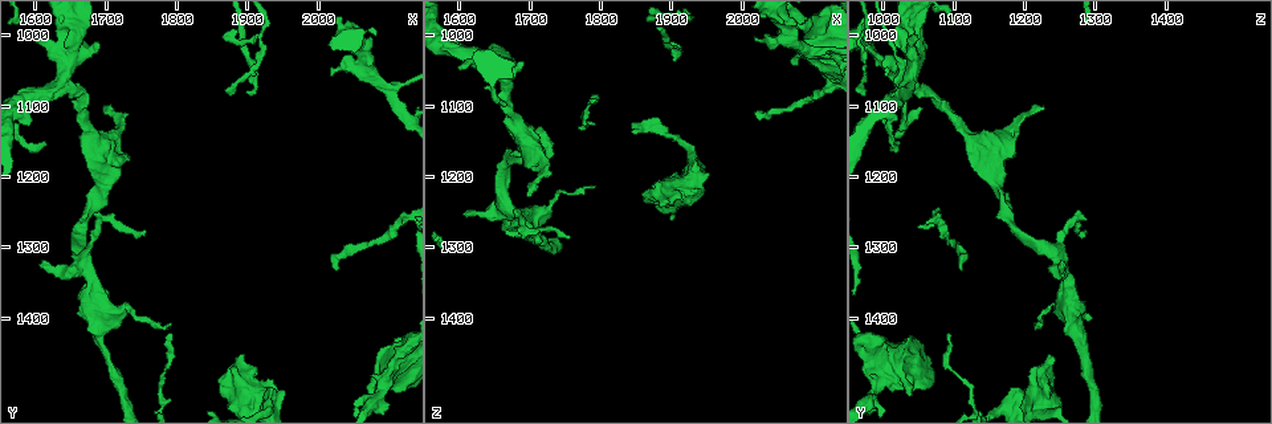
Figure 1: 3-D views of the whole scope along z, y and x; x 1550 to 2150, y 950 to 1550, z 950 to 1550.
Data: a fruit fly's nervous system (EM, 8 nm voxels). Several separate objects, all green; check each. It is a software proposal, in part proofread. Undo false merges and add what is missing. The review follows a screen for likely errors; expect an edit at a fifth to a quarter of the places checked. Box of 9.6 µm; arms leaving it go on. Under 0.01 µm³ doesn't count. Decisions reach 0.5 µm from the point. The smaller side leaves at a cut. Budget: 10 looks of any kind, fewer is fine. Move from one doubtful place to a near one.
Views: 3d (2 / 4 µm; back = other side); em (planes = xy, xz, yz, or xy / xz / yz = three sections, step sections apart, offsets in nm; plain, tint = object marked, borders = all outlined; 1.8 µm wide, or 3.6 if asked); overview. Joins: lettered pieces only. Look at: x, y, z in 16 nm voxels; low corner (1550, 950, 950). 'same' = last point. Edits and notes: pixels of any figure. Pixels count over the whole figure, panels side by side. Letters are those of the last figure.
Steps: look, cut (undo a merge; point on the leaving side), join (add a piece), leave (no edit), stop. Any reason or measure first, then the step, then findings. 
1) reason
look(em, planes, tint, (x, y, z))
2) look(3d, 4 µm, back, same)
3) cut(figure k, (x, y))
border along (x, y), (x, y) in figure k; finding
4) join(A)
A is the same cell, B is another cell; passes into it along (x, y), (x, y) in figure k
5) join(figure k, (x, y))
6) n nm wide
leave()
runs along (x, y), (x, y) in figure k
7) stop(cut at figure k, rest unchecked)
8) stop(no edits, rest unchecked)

stops while still wide
look(em, planes, borders, (1860, 1490, 1225))

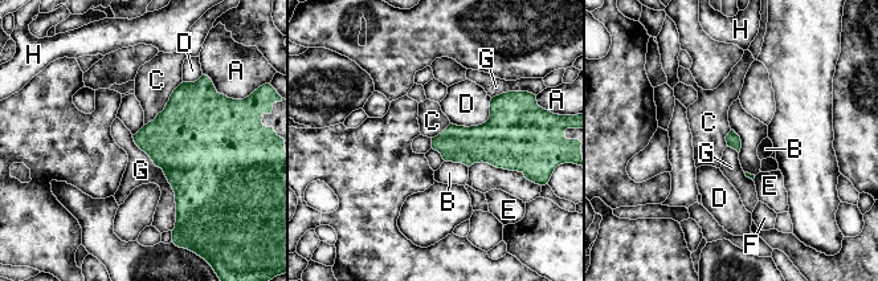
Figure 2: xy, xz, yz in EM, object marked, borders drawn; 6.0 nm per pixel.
leave()
A, B, C, D, E, F, G and H are other cells; border along (131, 135), (174, 192), (175, 227) in figure 2; no lettered piece goes on from it

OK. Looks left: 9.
branch stops here
look(3d, 4 µm, back, (2075, 1510, 1040))

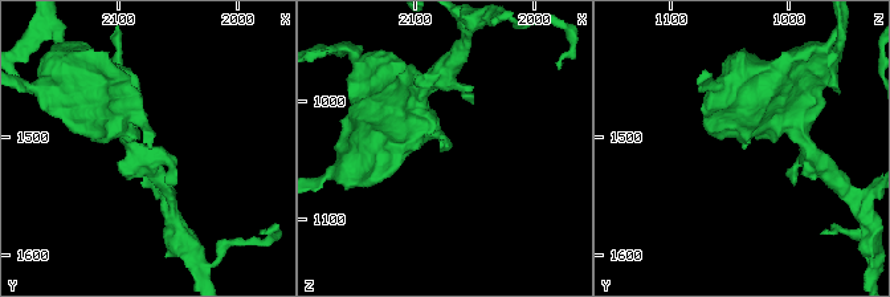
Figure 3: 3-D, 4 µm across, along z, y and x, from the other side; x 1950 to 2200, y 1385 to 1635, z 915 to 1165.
look(em, 3.6 µm, planes, plain, (2074, 1512, 1038))

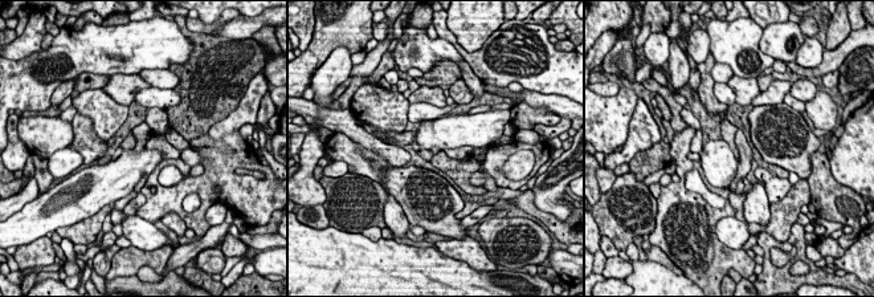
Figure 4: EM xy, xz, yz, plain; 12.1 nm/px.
what lies round it
look(em, 3.6 µm, planes, borders, same)

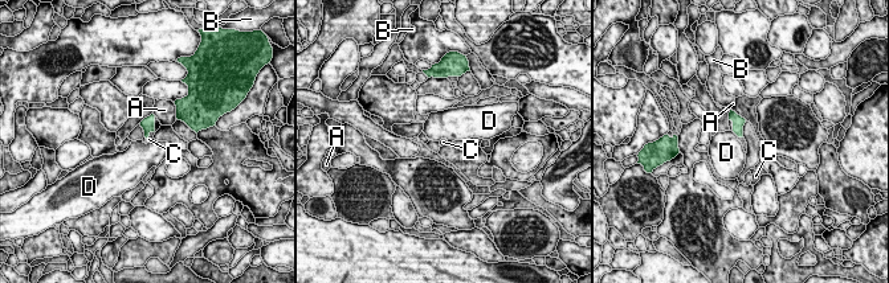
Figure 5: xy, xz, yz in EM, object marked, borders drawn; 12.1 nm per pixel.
join(C)
C is the same cell, A, B and D are other cells; the cell continues

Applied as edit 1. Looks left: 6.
thin end
look(em, 3.6 µm, xy, step 4, tint, (1695, 1105, 1225))

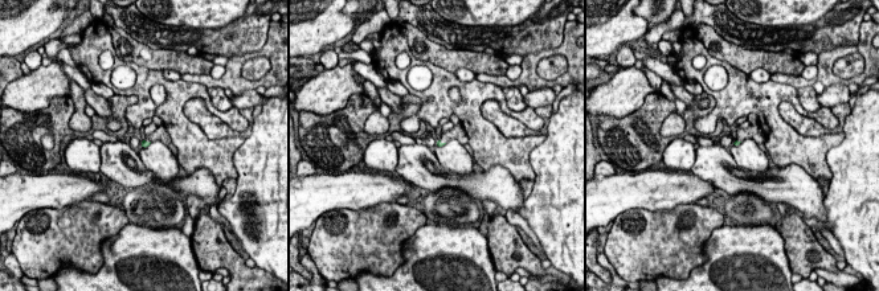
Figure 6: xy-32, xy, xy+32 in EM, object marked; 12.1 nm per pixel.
look(em, 3.6 µm, planes, tint, same)

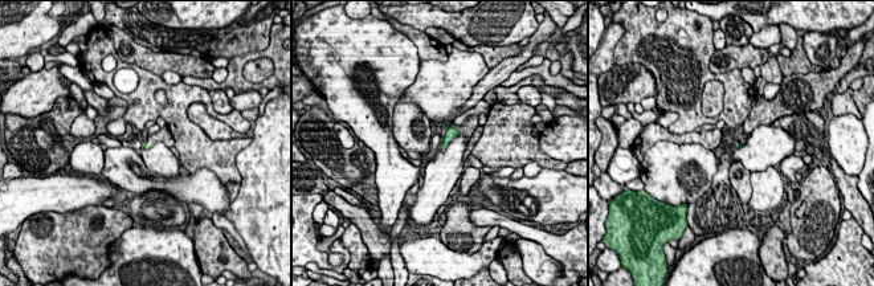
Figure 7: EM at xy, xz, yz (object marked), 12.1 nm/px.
what lies round it
look(em, 3.6 µm, planes, borders, same)

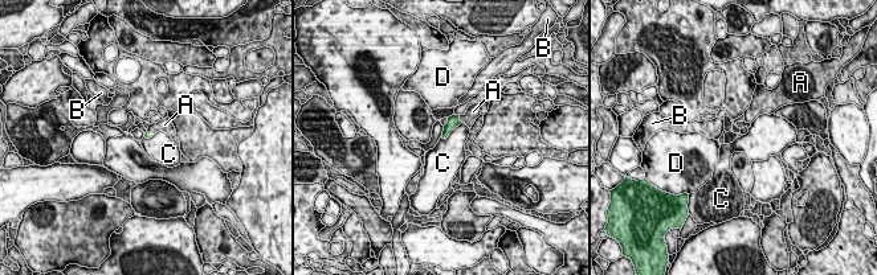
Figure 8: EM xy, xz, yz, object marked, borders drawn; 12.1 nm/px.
C touches over 320 nm
join(A)
A is the same cell, B, C and D are other cells; it goes on there

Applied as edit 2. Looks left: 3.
free end
look(em, planes, plain, (2020, 1060, 1005))

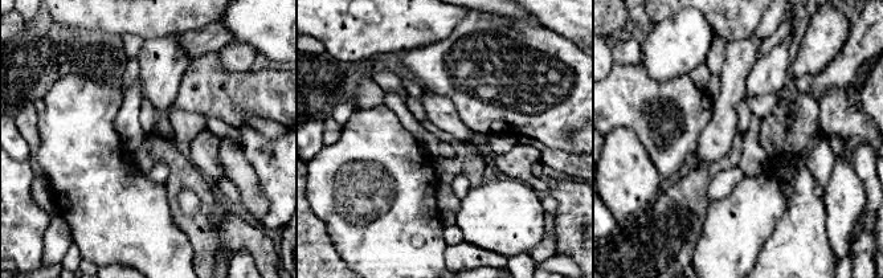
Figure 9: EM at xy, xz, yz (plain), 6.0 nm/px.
see the neighbours
look(em, planes, borders, same)

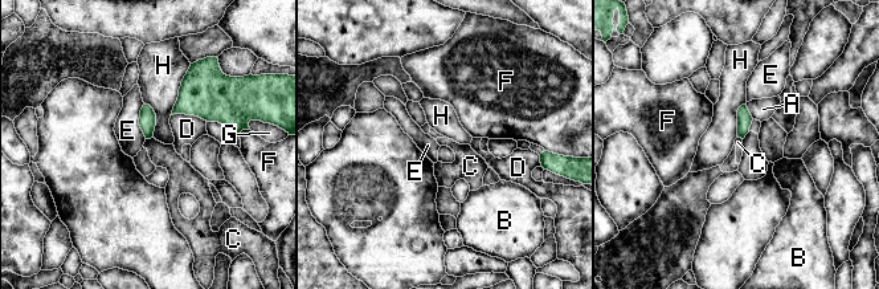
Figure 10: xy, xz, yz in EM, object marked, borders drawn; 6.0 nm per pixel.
H touches over 340 nm
leave()
A, B, C, D, E, F, G and H are other cells; none of them fits

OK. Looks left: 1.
stop(join at figure 5, join at figure 8, rest unchecked)

